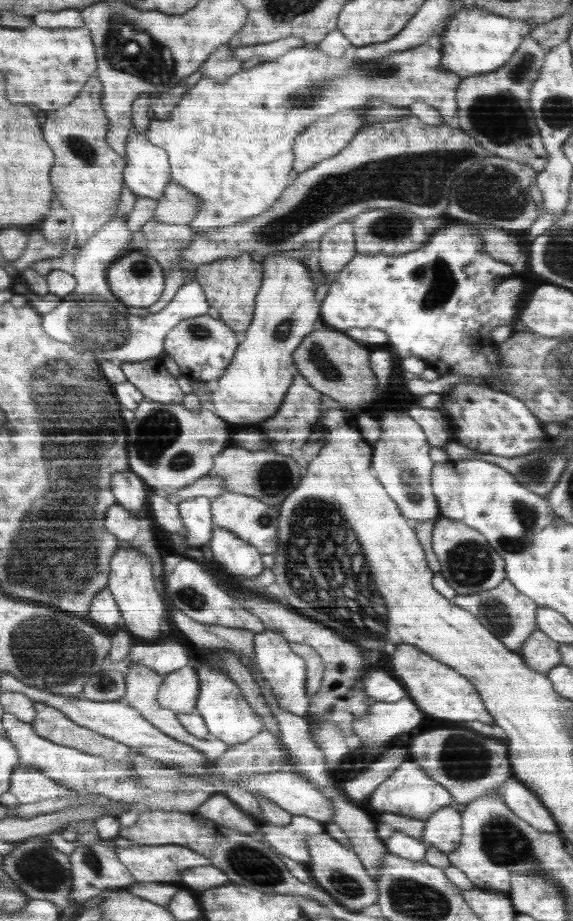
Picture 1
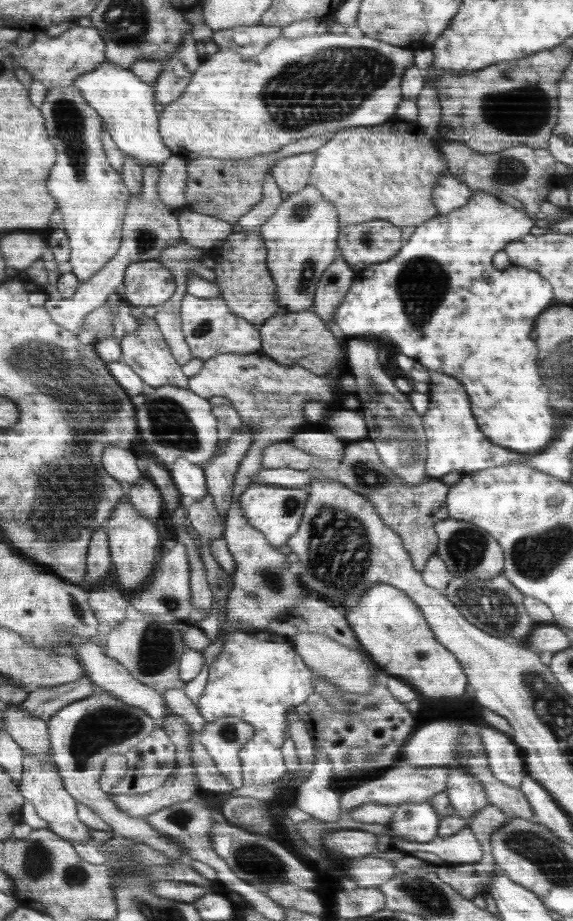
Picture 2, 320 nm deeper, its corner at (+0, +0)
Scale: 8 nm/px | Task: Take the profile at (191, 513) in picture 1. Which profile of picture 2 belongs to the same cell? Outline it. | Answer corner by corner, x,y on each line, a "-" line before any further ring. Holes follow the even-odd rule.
177,458
170,468
170,473
183,501
188,504
196,504
198,500
202,500
207,495
204,466
188,462
185,458

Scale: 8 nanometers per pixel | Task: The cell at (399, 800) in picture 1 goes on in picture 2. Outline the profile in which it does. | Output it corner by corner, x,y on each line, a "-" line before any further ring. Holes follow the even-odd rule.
401,766
387,768
380,778
366,782
358,788
346,790
340,788
339,810
343,814
351,812
353,808
359,808
363,804
376,803
381,805
399,805
405,802
424,802
435,794
442,793
447,789
450,780
450,768
440,766

